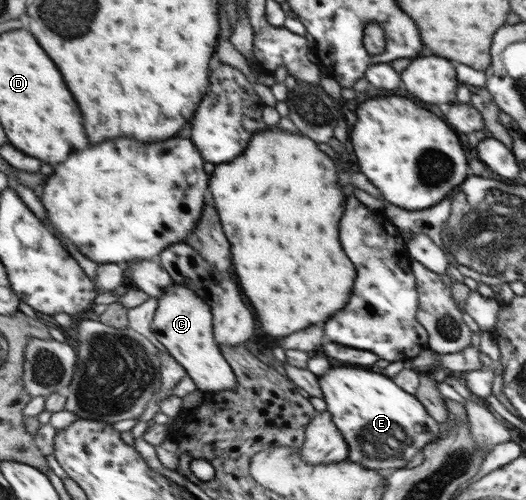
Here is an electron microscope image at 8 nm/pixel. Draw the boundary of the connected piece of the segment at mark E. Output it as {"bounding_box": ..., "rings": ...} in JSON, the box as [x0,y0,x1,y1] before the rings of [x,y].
{"bounding_box":[318,366,438,470],"rings":[[[336,366],[318,376],[318,386],[322,390],[325,410],[331,412],[335,426],[347,442],[347,460],[370,470],[404,468],[404,464],[438,432],[436,420],[426,414],[414,395],[402,392],[382,374]]]}

